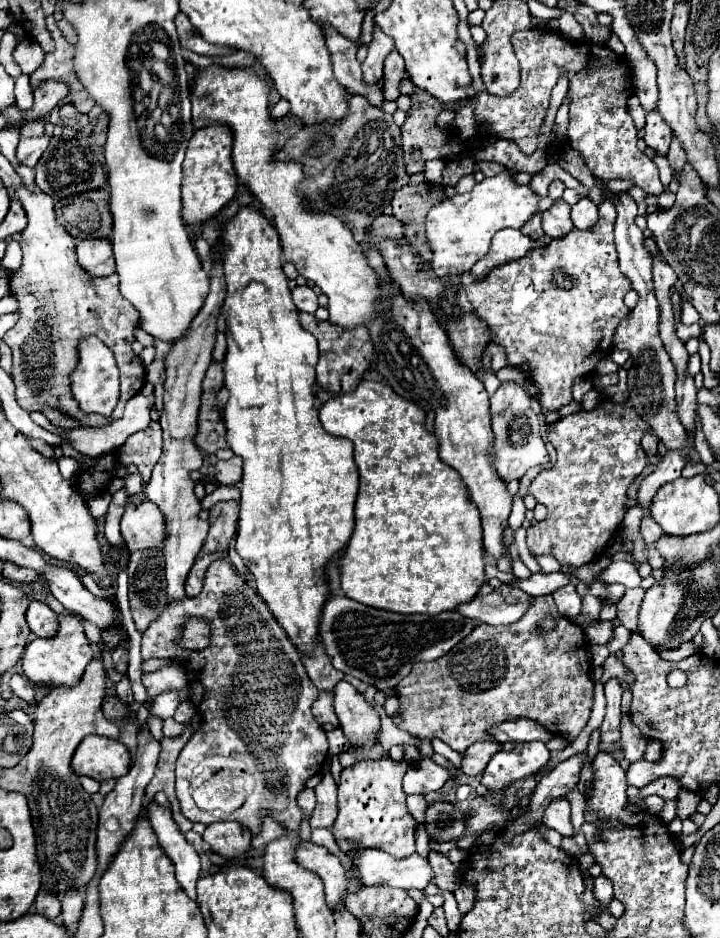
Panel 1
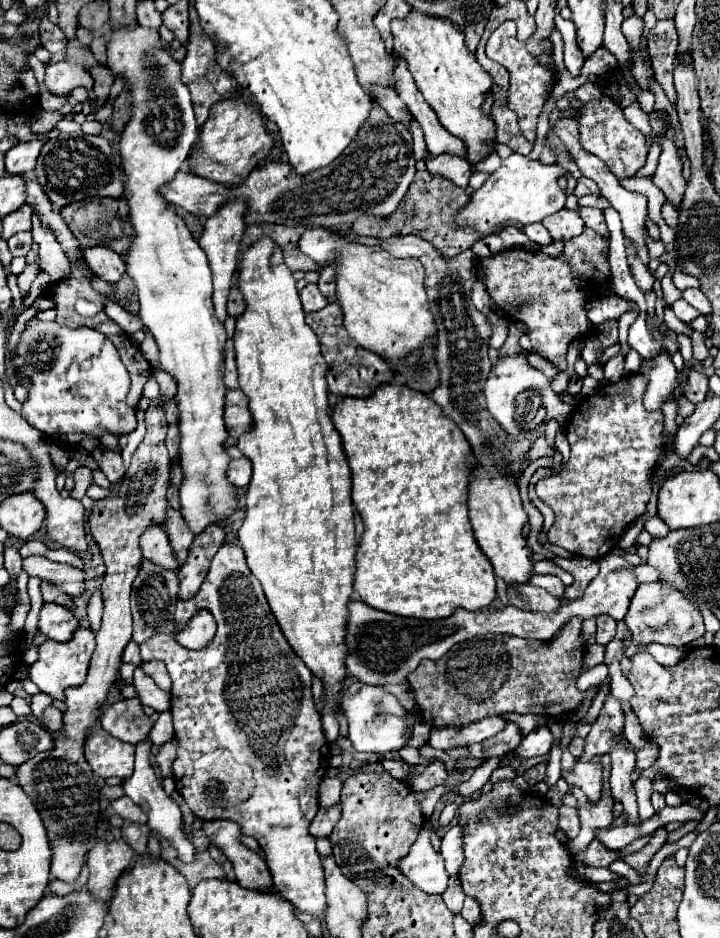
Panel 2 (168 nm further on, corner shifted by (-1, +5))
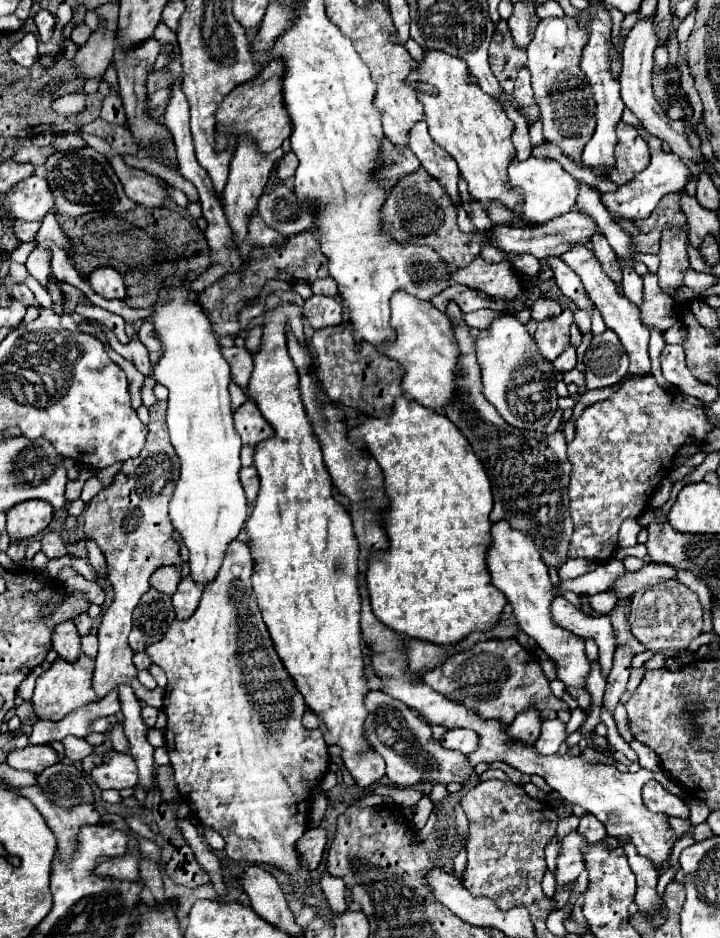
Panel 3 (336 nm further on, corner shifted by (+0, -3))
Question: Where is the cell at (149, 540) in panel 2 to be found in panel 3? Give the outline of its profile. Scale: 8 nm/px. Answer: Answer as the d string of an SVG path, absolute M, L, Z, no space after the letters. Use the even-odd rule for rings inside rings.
M159 566L153 574L151 574L151 586L155 590L161 590L165 594L175 594L177 584L181 580L181 572L177 566Z

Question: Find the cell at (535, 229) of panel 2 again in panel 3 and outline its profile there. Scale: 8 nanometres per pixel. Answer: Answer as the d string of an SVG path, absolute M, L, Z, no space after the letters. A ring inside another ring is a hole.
M547 256L545 262L553 268L555 282L557 282L557 286L561 288L561 292L563 292L567 298L571 298L579 308L589 310L589 300L585 298L581 278L579 278L573 270L569 270L569 268L561 262L561 258L555 258L555 256L551 258L551 256Z

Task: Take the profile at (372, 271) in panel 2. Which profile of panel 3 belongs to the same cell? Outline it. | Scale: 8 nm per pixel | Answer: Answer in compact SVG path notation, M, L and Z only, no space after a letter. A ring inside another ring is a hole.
M395 290L391 296L391 328L395 330L395 340L381 342L379 352L397 360L403 368L401 388L403 394L417 400L421 406L443 412L443 404L451 400L455 384L455 364L457 364L457 340L451 332L449 320L431 302L419 300L417 296Z

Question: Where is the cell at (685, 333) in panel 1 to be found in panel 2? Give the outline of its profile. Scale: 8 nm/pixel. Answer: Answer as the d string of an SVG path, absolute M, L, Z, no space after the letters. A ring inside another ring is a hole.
M676 300L674 304L672 304L672 310L674 310L674 314L678 316L678 320L682 320L682 322L692 322L700 312L696 310L696 308L692 308L686 300Z

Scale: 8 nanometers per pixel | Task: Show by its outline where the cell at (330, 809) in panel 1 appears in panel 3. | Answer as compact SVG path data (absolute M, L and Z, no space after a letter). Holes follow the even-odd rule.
M321 826L309 828L299 840L297 840L297 848L301 852L301 856L305 858L305 862L311 866L311 870L315 870L323 858L323 850L327 844L327 830Z

